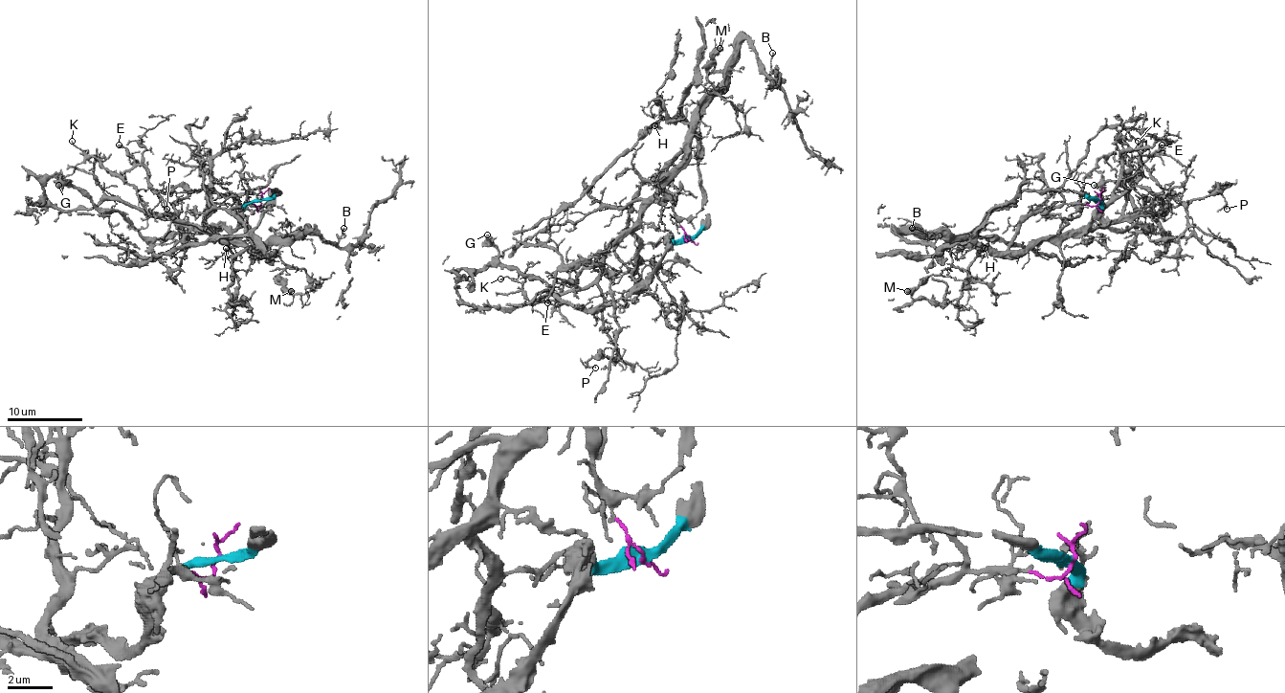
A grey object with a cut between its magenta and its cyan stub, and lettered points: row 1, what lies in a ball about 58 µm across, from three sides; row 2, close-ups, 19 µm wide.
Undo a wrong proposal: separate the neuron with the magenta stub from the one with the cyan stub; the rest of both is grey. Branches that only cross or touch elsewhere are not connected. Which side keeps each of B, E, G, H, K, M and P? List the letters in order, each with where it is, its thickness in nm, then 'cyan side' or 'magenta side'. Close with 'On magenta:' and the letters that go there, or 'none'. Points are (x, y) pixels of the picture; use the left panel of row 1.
B: (343, 228) | 140 nm | magenta side
E: (119, 145) | 240 nm | magenta side
G: (58, 185) | 420 nm | cyan side
H: (226, 248) | 150 nm | magenta side
K: (72, 141) | 120 nm | magenta side
M: (291, 291) | 600 nm | magenta side
P: (166, 209) | 120 nm | magenta side
On magenta: B, E, H, K, M, P

